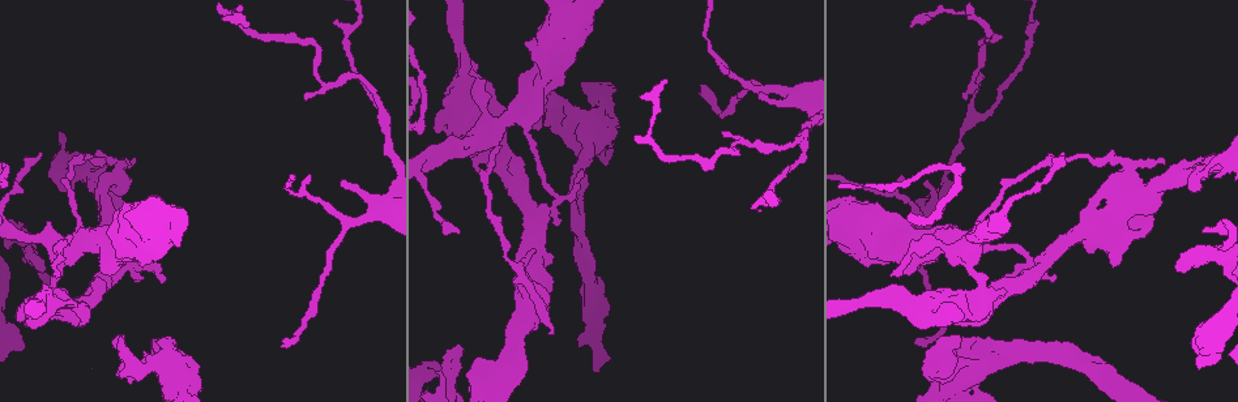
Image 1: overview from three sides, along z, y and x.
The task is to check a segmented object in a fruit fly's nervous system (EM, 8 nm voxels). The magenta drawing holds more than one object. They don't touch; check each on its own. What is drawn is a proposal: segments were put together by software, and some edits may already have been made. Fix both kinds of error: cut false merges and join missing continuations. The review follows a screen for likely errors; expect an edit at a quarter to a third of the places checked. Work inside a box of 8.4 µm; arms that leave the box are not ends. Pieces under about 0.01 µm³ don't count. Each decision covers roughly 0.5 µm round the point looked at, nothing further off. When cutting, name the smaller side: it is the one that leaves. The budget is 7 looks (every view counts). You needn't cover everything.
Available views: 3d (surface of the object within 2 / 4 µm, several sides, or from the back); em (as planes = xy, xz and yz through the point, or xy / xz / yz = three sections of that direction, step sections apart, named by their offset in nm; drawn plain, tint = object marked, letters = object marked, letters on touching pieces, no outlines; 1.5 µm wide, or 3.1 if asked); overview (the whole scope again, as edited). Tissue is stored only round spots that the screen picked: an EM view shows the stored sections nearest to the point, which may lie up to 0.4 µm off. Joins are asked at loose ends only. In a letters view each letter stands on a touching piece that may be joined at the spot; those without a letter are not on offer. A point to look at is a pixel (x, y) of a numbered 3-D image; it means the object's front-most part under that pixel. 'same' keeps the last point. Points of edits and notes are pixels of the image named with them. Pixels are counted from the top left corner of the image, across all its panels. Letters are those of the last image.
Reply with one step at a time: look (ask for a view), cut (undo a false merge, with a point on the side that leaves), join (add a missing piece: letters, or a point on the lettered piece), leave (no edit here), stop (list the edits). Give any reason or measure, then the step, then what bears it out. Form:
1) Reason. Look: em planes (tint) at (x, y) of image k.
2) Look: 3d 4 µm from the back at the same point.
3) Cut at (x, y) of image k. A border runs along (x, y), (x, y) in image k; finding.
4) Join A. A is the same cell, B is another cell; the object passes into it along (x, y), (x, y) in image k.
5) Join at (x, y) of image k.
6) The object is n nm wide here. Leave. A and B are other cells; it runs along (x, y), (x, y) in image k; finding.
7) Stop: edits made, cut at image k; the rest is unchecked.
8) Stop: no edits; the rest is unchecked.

Sharp bend. Look: em xz step 4 (letters) at (776, 148) of image 1.

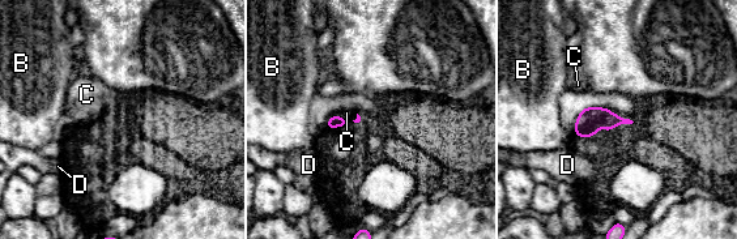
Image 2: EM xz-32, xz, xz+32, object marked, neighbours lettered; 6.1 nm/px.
The longest contact is with C, 130 nm. Leave. B, C and D are other cells; all the same cell.

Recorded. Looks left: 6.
An open end. Look: em planes (letters) at (956, 335) of image 1.

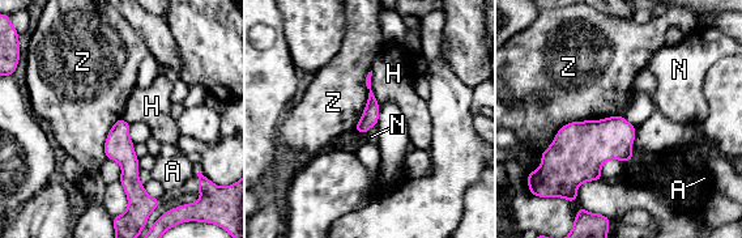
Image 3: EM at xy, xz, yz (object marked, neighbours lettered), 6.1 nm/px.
Leave. A, H, N and Z are other cells; it runs along (120, 123), (135, 195) in image 3; no lettered piece goes on from it.

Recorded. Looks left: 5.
Sharp bend. Look: 3d 2 µm at (944, 329) of image 1.

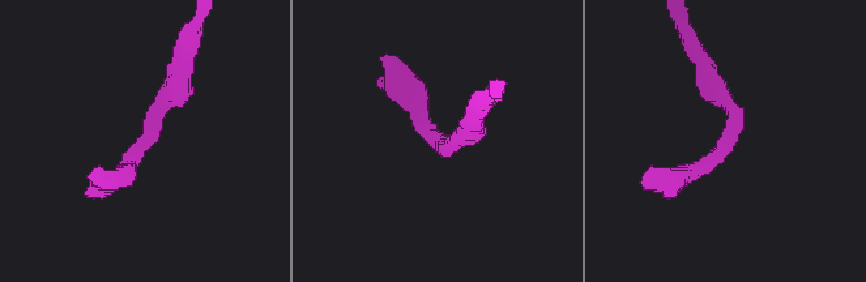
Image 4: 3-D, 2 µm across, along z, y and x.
Look: em yz step 4 (letters) at (150, 132) of image 4.

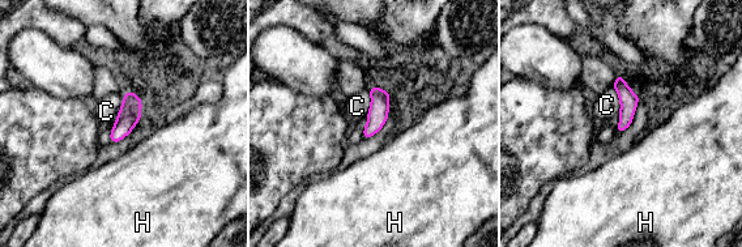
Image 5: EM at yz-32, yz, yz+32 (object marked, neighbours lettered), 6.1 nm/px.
Leave. C and H are other cells; a border runs along (369, 89), (370, 109), (366, 116) in image 5; one cell here.

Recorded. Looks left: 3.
Stop: no edits; the rest is unchecked.

